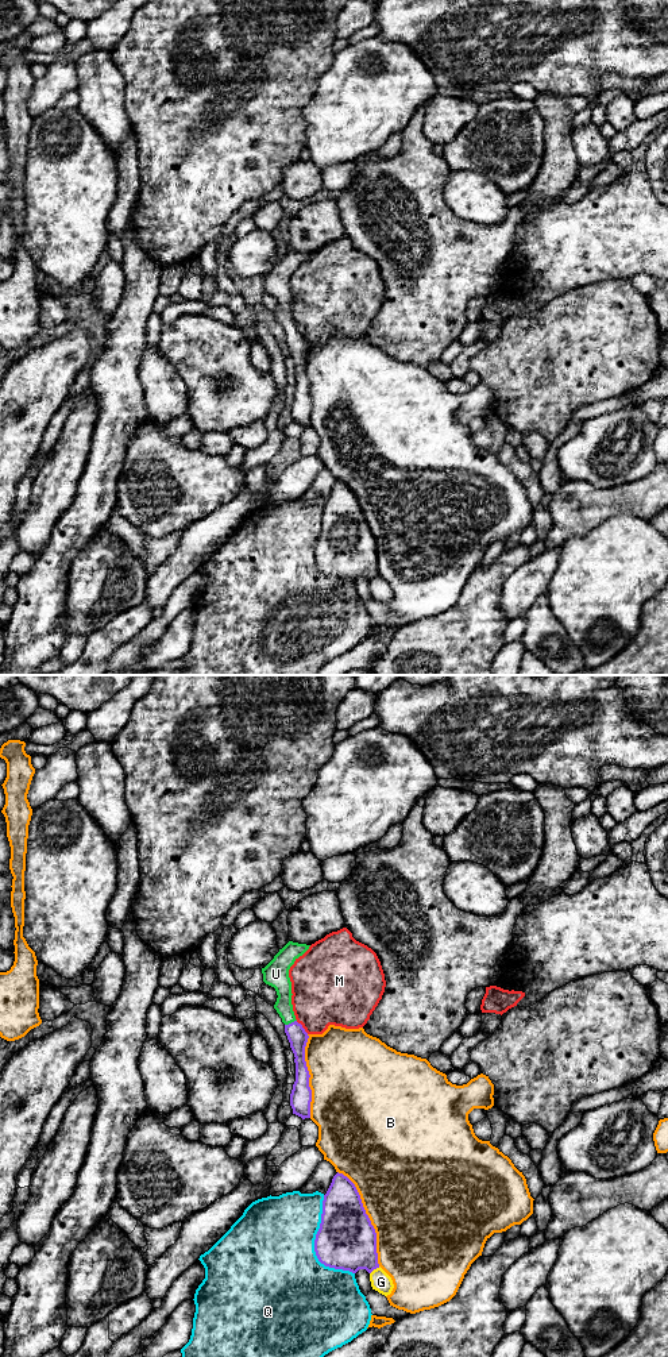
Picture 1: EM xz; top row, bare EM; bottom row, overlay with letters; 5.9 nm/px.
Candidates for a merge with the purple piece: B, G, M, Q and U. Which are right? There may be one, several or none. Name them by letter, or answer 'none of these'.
U

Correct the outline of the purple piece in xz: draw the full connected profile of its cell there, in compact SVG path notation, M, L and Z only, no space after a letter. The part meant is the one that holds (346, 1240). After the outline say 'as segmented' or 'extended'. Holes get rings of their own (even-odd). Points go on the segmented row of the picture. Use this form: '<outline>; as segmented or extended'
M336 1173L324 1195L320 1229L314 1240L314 1252L321 1264L335 1269L356 1273L366 1269L371 1273L379 1268L377 1233L355 1184L343 1173Z; as segmented

